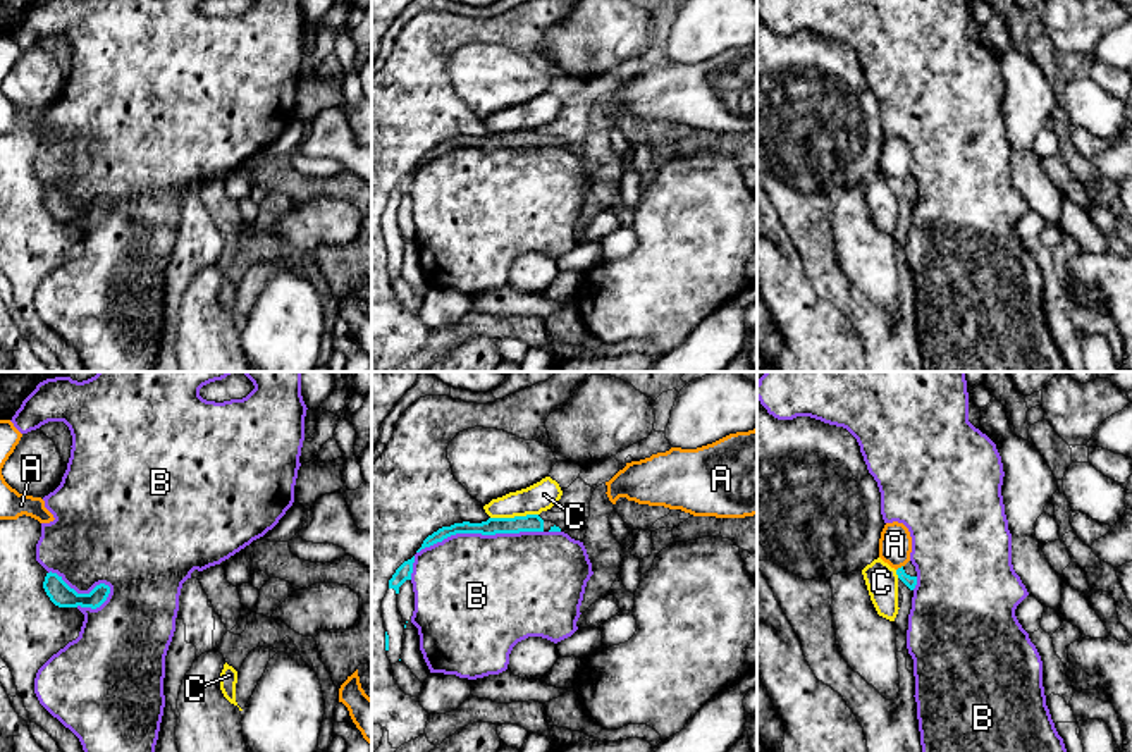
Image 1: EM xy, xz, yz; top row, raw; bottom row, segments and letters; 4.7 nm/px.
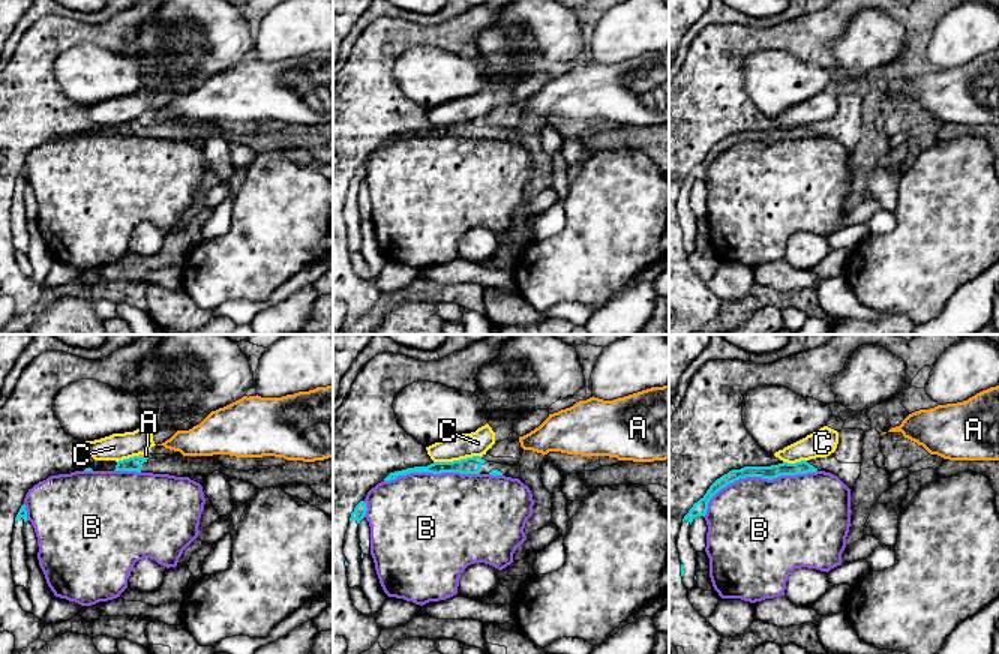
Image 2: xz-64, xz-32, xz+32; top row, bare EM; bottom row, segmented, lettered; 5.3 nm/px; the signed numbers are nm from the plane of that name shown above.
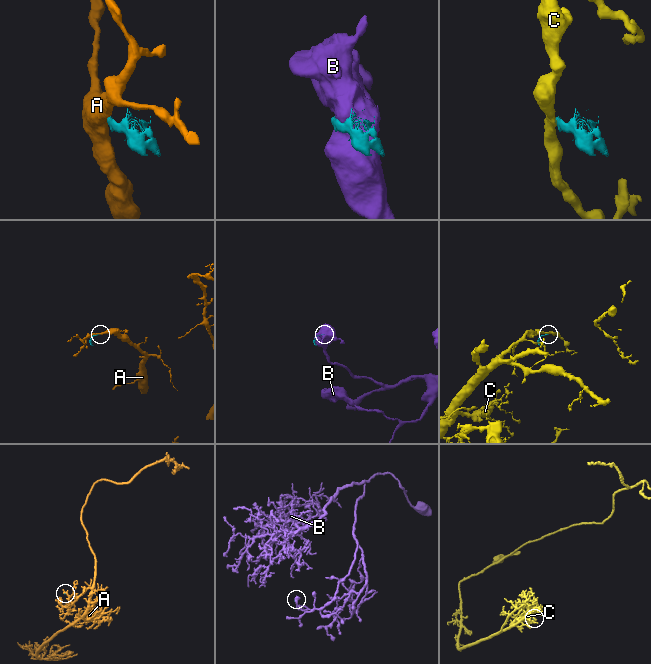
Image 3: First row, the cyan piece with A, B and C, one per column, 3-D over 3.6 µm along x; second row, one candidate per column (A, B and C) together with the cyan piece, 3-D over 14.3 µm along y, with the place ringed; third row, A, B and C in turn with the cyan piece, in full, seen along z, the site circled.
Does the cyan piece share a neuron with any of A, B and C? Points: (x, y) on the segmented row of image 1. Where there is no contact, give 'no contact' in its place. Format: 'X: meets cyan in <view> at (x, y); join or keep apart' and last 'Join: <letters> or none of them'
A: meets cyan in yz at (898, 568); keep apart
B: meets cyan in xz at (479, 532); keep apart
C: meets cyan in xz at (515, 517); keep apart
Join: none of them

